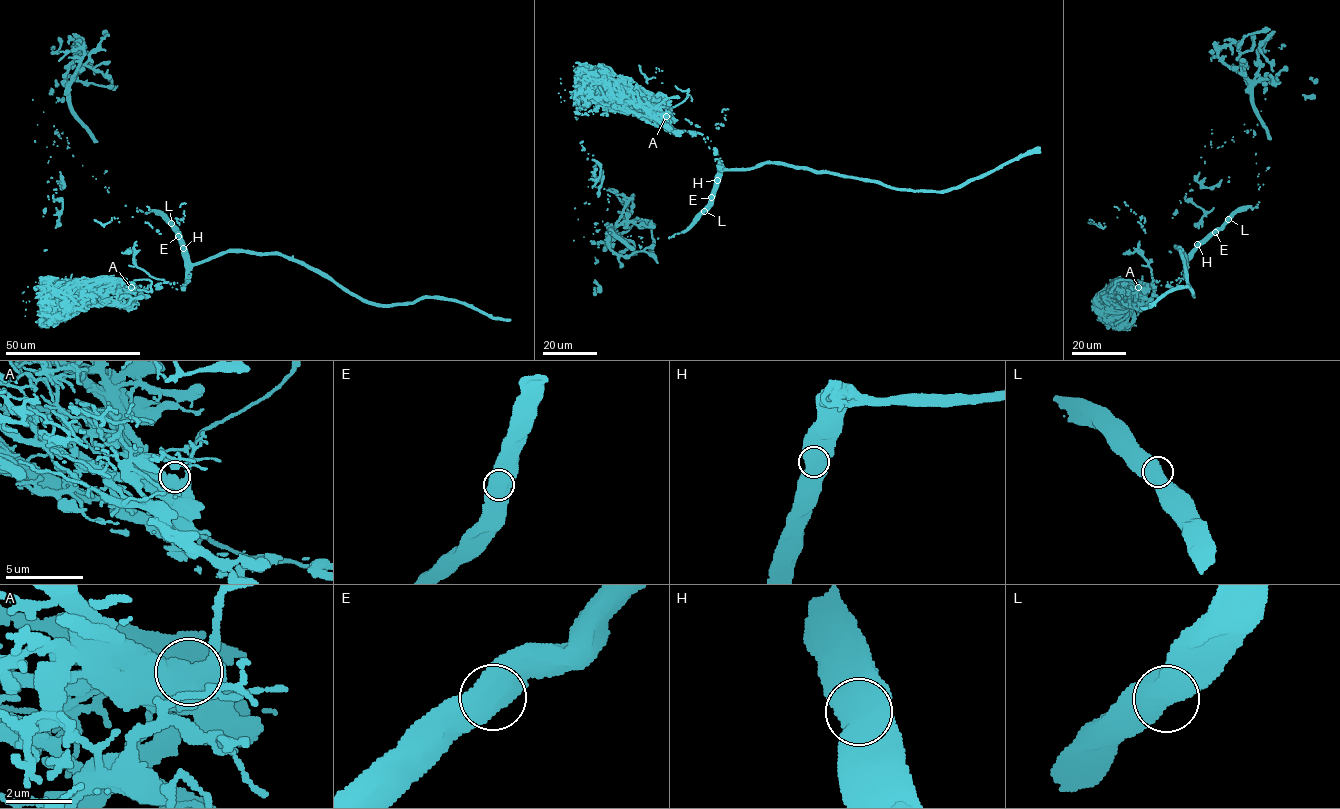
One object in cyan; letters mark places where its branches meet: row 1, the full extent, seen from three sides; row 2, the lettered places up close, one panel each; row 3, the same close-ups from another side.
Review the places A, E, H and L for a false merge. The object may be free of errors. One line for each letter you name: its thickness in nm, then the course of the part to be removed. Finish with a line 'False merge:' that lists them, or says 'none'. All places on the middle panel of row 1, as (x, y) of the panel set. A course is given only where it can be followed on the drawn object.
False merge: none

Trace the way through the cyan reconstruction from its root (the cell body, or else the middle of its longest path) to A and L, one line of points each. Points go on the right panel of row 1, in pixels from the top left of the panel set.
A: (1205, 240), (1188, 261), (1183, 278), (1178, 277), (1170, 285), (1152, 281), (1155, 290), (1149, 299), (1138, 287)
L: (1205, 240), (1228, 219)

